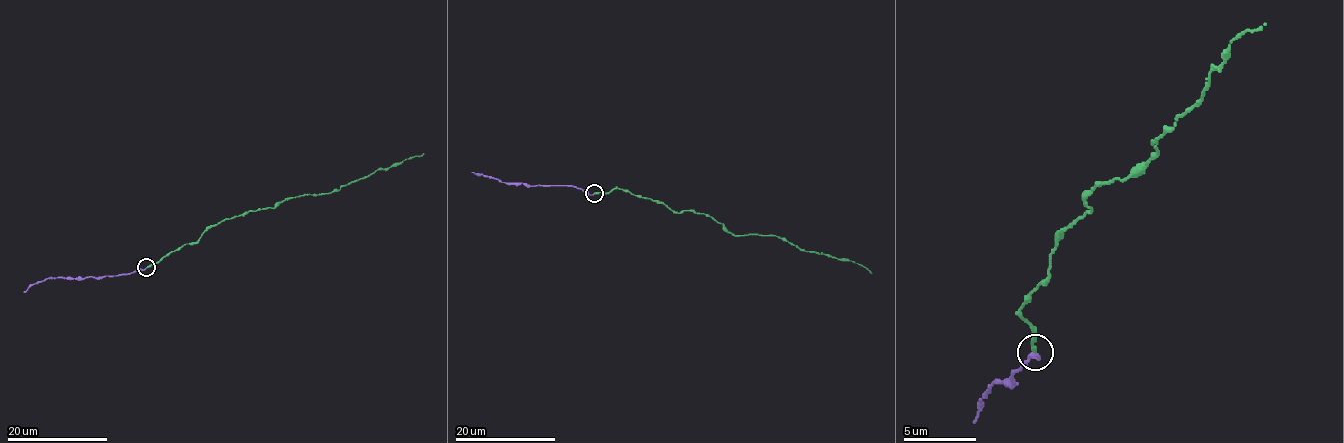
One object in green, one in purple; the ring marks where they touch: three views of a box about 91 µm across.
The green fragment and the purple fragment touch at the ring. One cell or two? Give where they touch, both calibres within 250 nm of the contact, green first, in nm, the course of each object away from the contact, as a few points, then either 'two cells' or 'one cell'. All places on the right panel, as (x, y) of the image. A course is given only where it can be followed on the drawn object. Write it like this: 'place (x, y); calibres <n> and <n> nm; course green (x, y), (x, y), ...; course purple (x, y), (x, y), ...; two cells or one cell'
place (1035, 352); calibres 280 and 180 nm; course green (1036, 353), (1022, 306), (1054, 241), (1264, 23); course purple (1036, 353), (1040, 356), (1011, 375), (1015, 382), (993, 382), (975, 422); one cell

